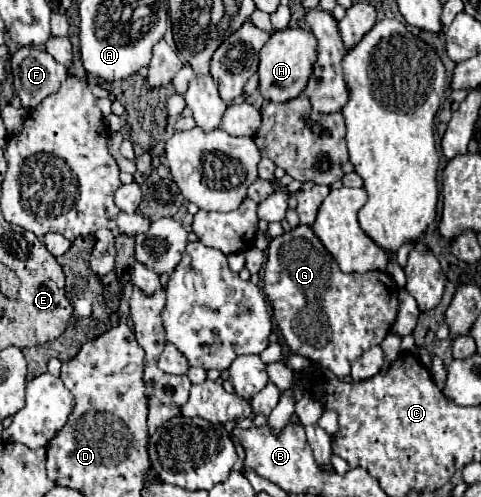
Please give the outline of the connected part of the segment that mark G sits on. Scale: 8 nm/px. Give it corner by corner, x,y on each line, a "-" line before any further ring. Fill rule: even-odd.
300,224
290,232
284,232
282,236
270,240
262,282
264,294
272,306
274,322
290,350
328,368
338,378
350,374
350,366
354,364
354,360
358,360
364,350
370,350
372,342
374,346
378,346
384,340
384,336
392,330
398,314
398,286
388,272
342,272
334,256
324,248
320,238
306,224

